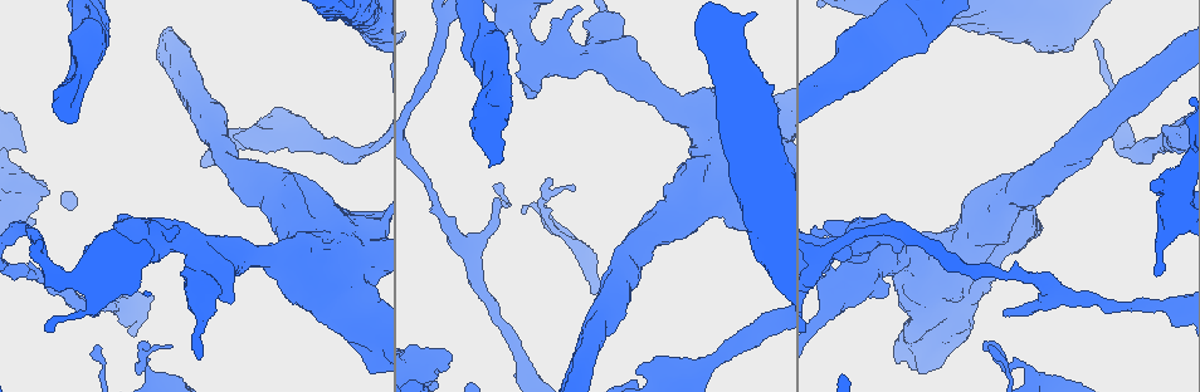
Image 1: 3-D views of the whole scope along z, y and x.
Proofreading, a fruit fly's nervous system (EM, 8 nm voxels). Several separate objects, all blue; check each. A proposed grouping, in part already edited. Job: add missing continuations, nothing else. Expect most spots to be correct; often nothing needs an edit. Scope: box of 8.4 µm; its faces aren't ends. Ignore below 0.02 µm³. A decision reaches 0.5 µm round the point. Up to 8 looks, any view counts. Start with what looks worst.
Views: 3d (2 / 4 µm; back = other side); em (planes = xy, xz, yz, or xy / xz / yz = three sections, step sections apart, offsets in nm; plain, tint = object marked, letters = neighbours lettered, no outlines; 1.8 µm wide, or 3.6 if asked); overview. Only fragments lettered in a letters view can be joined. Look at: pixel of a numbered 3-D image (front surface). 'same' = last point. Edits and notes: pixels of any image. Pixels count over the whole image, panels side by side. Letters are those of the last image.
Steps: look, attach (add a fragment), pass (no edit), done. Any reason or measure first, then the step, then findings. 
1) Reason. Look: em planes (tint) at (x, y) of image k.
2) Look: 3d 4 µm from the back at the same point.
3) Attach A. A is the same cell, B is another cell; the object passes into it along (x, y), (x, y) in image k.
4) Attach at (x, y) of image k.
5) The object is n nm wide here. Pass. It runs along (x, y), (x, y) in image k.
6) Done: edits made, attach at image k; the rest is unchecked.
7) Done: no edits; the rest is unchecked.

An open end. Look: em planes (letters) at (572, 187) of image 1.

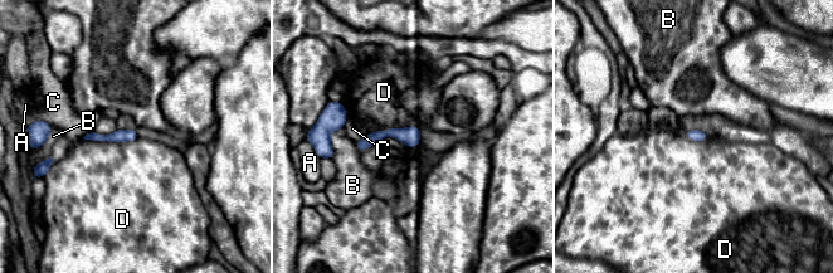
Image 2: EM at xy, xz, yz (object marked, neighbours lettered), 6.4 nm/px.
The longest contact is with D, 360 nm. Pass. A, B, C and D are other cells; a border runs along (137, 136), (130, 141), (83, 139) in image 2; no lettered fragment goes on from it.

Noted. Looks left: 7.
An open end. Look: em yz step 8 (letters) at (1156, 195) of image 1.

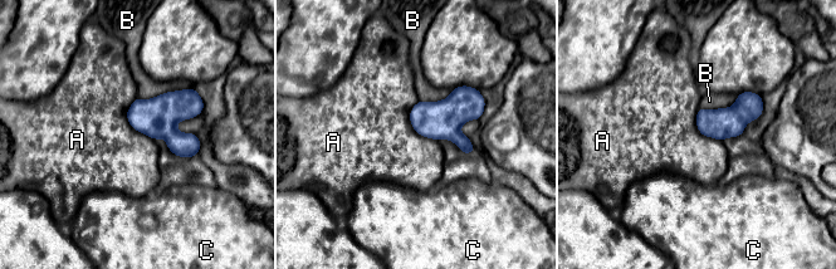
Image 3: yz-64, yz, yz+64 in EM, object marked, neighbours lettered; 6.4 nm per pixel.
Pass. A, B and C are other cells; a border runs along (136, 97), (127, 121), (154, 140) in image 3; no lettered fragment goes on from it.

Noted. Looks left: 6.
Free end. Look: em planes (letters) at (97, 316) of image 1.

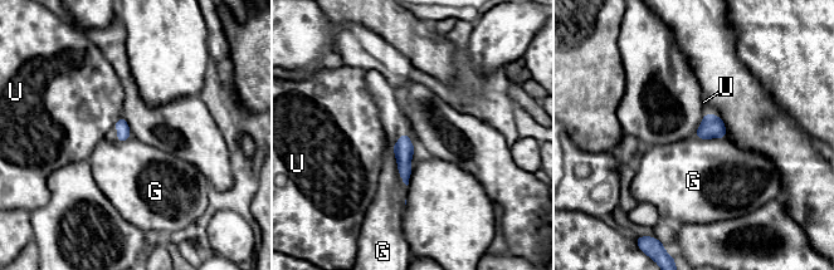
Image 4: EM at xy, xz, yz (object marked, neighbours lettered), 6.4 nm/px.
The longest contact is with G, 280 nm. Pass. G and U are other cells; a border runs along (390, 146), (398, 173), (406, 186) in image 4; no lettered fragment goes on from it.

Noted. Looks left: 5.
An open end. Look: em 3.6 µm yz step 16 (letters) at (1018, 248) of image 1.

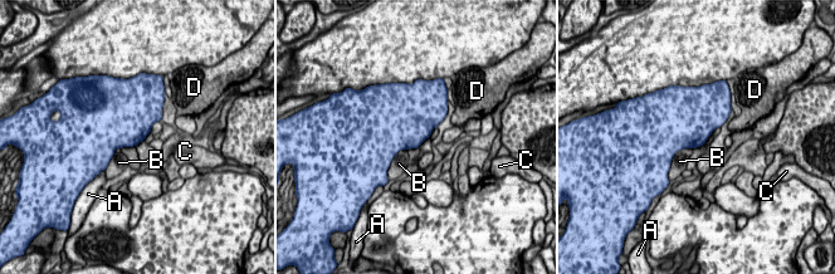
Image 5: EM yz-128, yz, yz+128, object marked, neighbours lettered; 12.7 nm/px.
Look: em 3.6 µm planes (letters) at the same point.

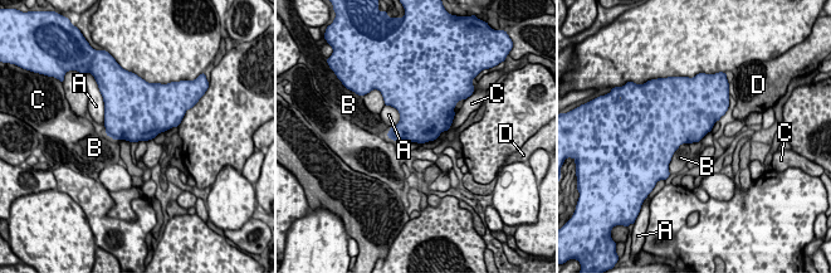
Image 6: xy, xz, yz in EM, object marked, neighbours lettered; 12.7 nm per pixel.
The object is 460 nm wide here. Pass. A, B, C and D are other cells; none of them fits.

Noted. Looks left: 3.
Done: no edits; the rest is unchecked.

